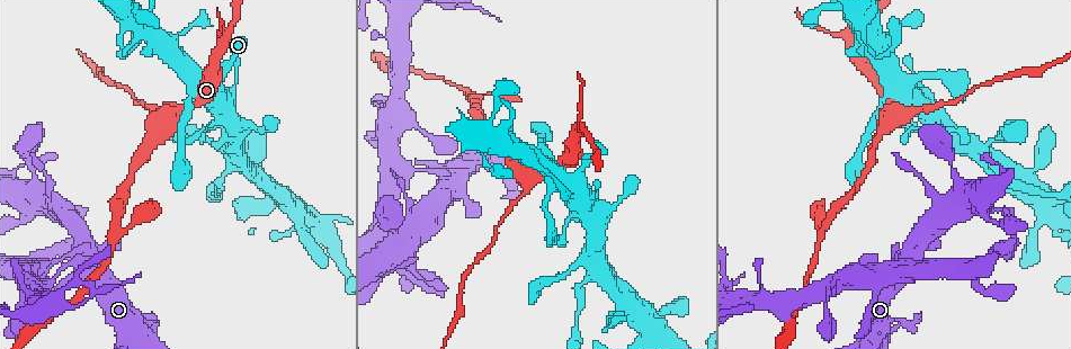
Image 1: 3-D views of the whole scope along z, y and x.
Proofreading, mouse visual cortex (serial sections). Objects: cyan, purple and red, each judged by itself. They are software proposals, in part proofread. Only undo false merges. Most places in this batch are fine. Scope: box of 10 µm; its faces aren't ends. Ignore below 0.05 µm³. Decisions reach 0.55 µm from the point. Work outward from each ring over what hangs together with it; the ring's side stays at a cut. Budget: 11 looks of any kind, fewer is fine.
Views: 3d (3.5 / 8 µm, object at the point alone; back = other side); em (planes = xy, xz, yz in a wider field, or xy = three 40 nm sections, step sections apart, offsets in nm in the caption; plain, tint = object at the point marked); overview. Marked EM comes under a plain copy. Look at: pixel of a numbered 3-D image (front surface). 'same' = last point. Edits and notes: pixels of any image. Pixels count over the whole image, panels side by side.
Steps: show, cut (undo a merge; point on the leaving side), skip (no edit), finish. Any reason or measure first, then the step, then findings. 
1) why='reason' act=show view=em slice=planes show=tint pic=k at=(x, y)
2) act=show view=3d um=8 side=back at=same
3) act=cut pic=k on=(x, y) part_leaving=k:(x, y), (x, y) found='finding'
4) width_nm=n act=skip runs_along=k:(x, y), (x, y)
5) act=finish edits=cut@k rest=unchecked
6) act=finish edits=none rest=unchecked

why='thick turns thin' act=show view=3d um=8 pic=1 at=(120, 37)

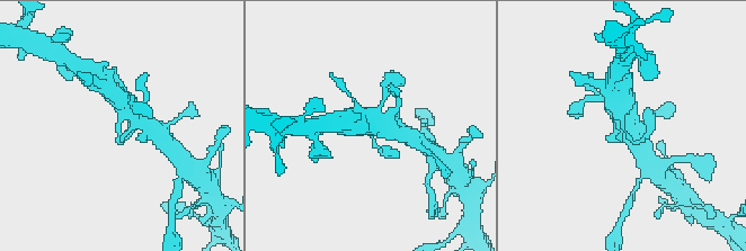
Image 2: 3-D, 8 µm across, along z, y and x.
act=show view=em slice=xy step=2 show=tint at=same

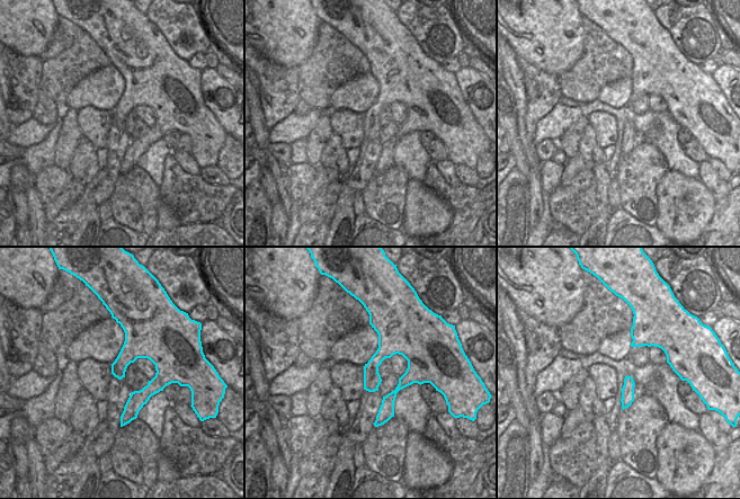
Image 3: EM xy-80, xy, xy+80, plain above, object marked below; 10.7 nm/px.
act=skip runs_along=3:(377, 324), (412, 358), (382, 420) found='all the same cell'

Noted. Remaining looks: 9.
act=show view=3d um=8 pic=1 at=(893, 120)

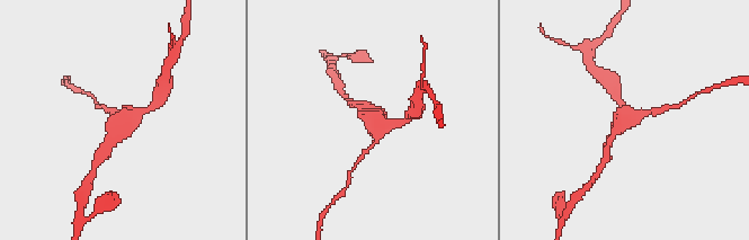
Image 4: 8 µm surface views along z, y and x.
why='closer look' act=show view=3d um=3.5 at=same

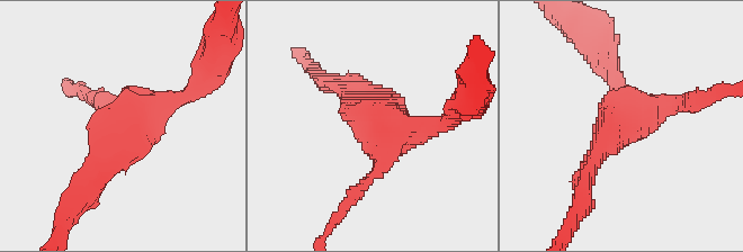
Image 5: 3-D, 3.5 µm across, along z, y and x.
arms=3 arm_widths_nm=200,250,300 why='need the tissue' act=show view=em slice=planes show=tint pic=5 at=(127, 124)

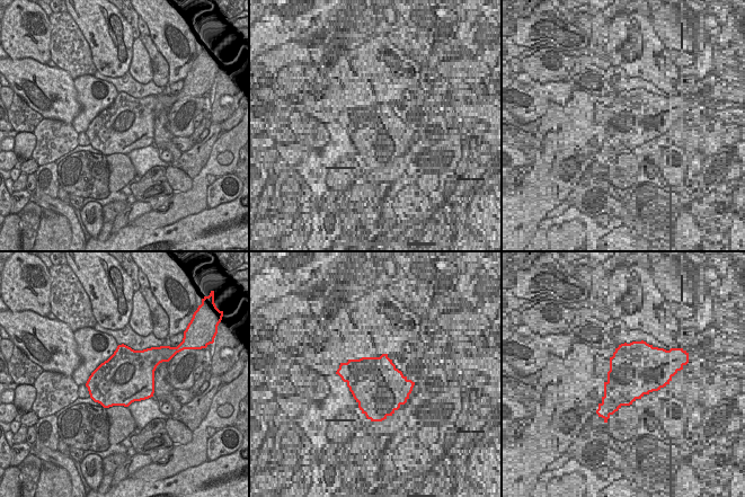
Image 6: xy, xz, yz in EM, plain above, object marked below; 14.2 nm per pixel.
act=skip runs_along=5:(203, 78), (134, 116), (96, 164) found='all the same cell'

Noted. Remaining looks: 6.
act=show view=3d um=8 pic=1 at=(825, 230)

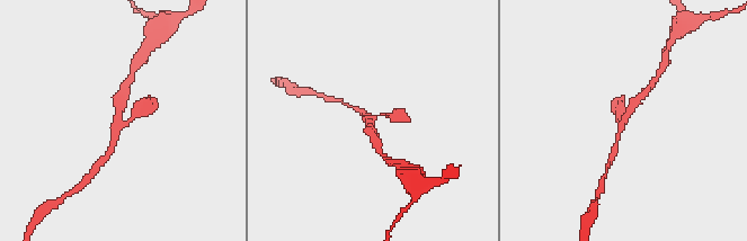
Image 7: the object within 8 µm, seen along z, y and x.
act=show view=3d um=3.5 side=back at=same

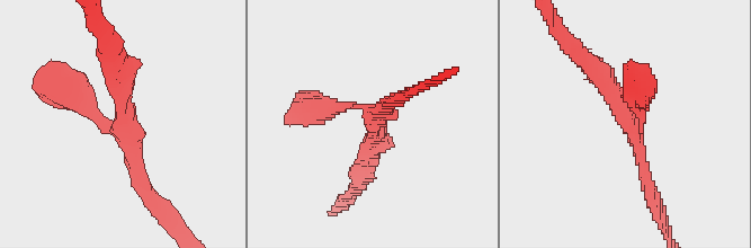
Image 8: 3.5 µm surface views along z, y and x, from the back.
arms=3 arm_widths_nm=200,200,250 act=show view=em slice=xy step=5 show=tint pic=8 at=(629, 124)

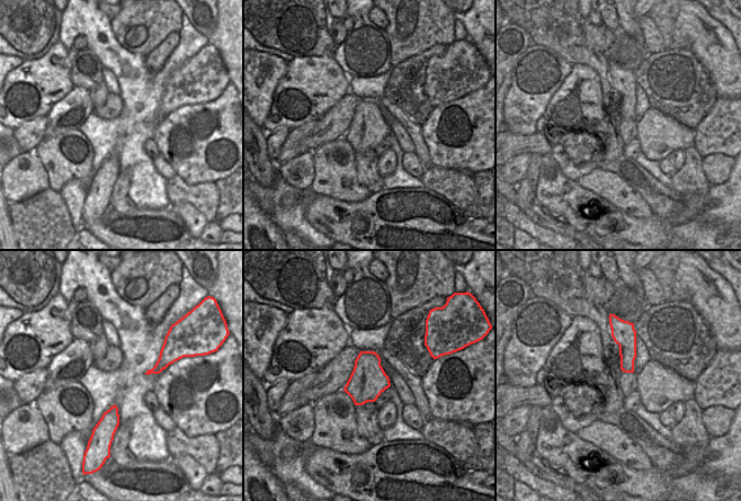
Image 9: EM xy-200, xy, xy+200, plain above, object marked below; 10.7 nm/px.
act=skip runs_along=8:(589, 64), (622, 105), (647, 192) found='all the same cell'

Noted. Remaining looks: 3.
why='four arms meet' act=show view=3d um=8 pic=1 at=(907, 253)

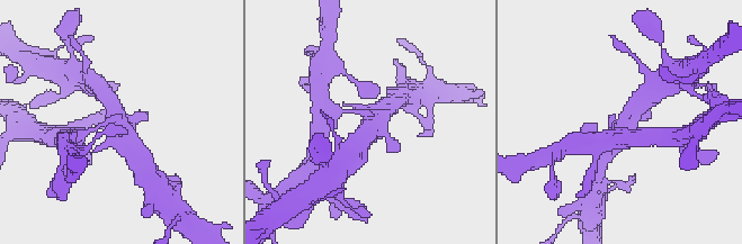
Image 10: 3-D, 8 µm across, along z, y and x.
why='shape alone is not enough' act=show view=em slice=xy step=1 show=tint at=same

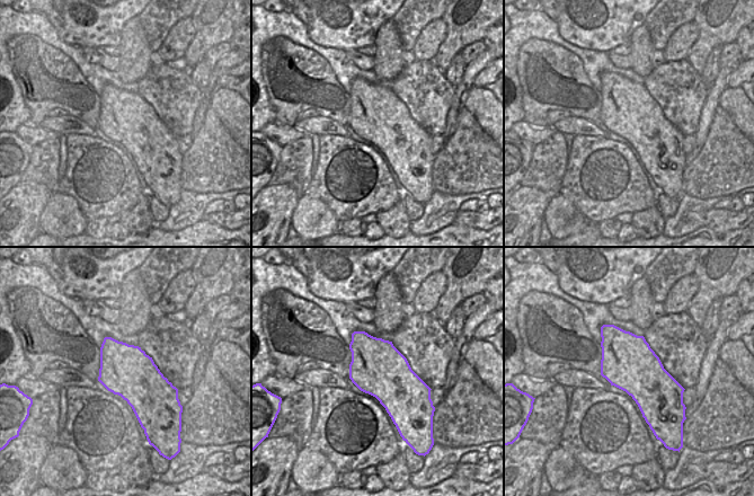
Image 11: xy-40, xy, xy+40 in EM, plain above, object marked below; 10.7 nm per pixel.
act=skip runs_along=10:(132, 151), (116, 119), (97, 127) found='one cell here'

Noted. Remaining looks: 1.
act=finish edits=none rest=unchecked

